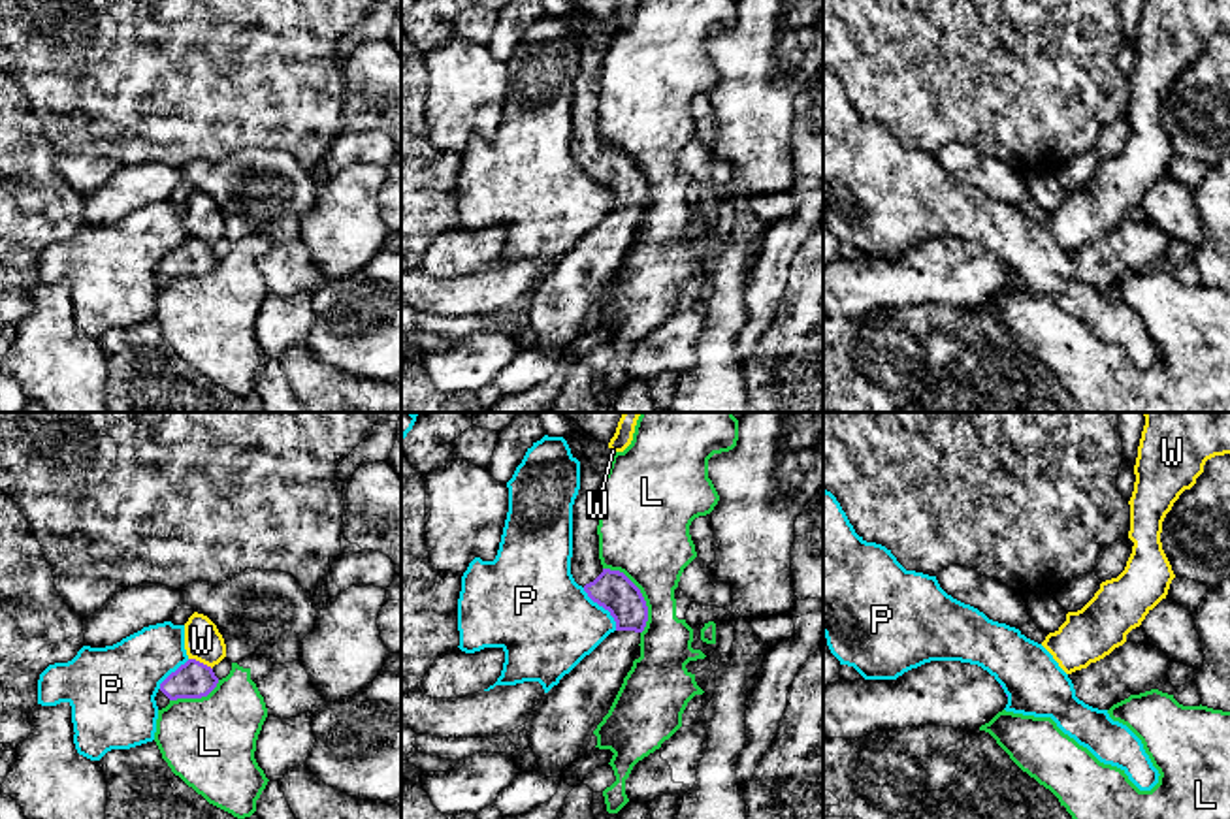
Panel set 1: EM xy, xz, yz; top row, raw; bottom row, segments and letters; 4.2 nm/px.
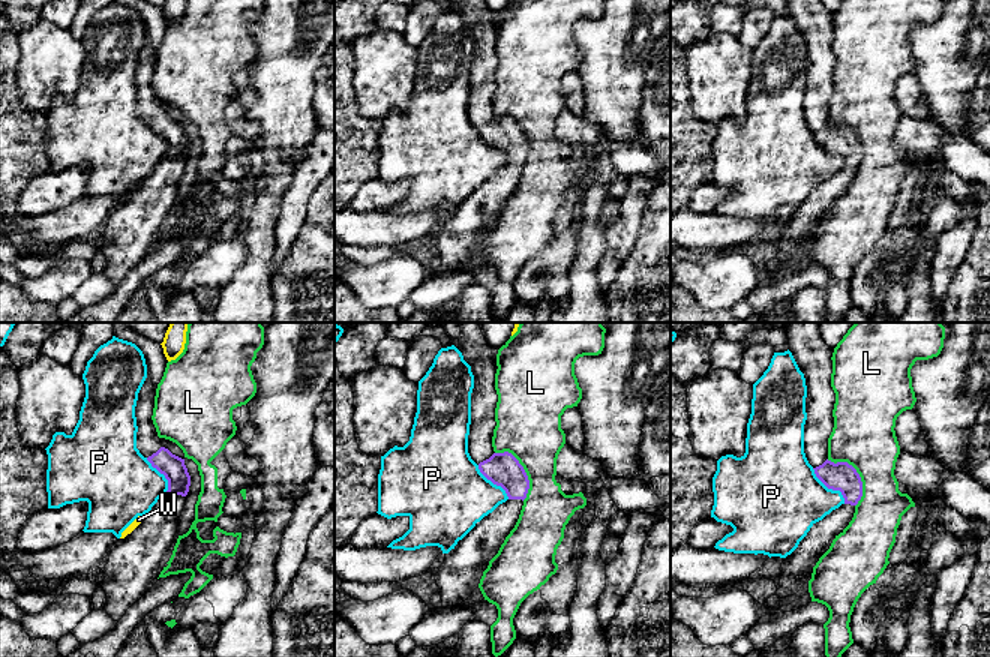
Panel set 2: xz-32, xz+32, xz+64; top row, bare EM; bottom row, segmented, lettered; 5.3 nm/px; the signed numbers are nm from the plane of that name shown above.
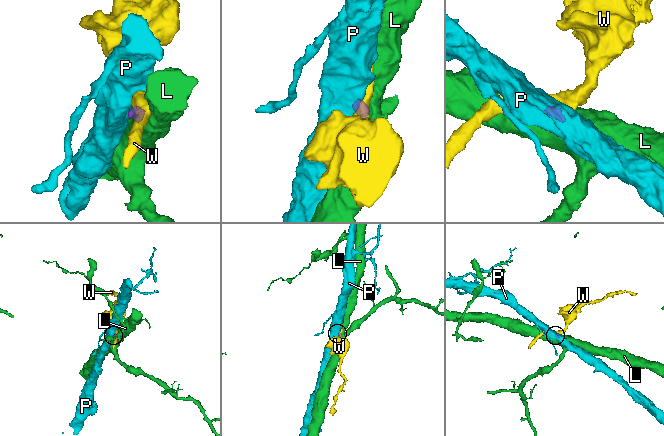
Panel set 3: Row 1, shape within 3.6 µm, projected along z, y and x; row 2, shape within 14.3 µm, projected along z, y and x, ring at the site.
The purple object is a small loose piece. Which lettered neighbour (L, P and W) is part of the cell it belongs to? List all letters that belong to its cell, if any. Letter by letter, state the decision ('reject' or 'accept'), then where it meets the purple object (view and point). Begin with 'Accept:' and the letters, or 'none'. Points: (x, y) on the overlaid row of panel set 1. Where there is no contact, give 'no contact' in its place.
Accept: none
L: reject; contact xz (641, 594)
P: reject; contact xz (603, 607)
W: reject; contact xy (200, 663)

